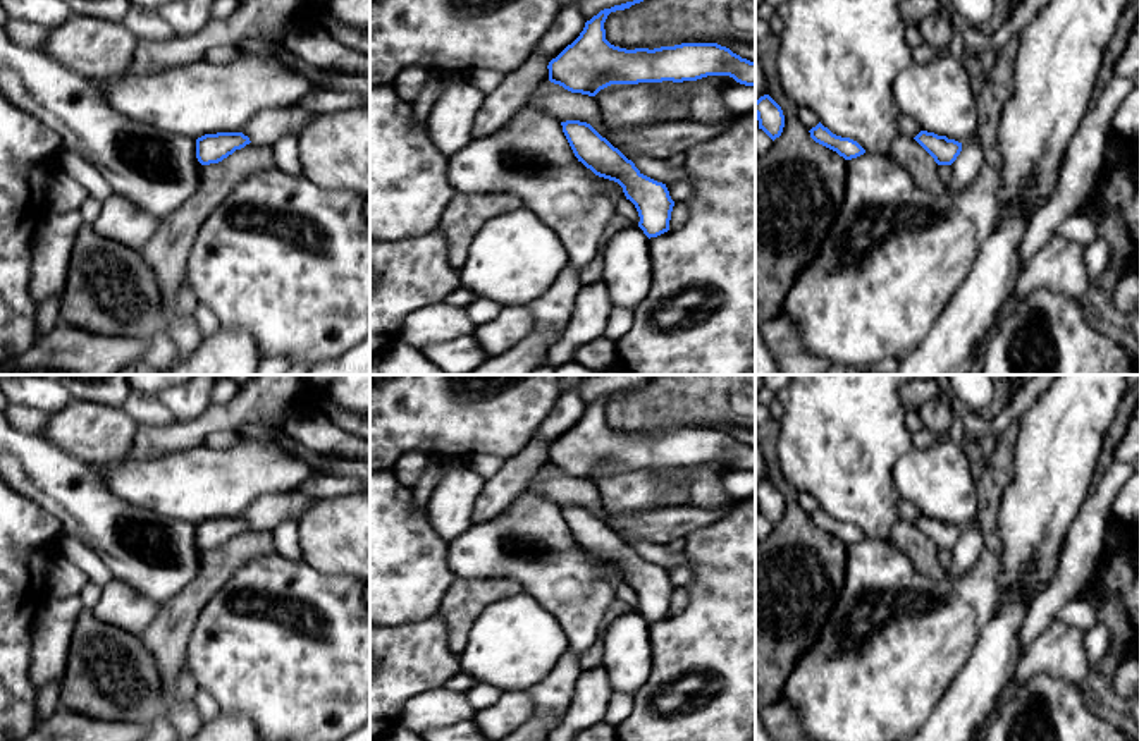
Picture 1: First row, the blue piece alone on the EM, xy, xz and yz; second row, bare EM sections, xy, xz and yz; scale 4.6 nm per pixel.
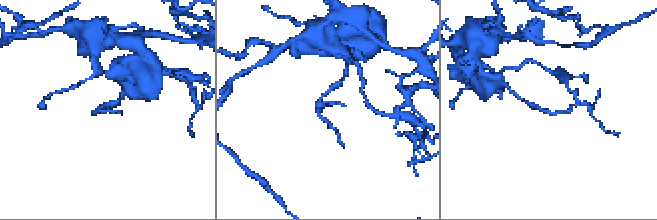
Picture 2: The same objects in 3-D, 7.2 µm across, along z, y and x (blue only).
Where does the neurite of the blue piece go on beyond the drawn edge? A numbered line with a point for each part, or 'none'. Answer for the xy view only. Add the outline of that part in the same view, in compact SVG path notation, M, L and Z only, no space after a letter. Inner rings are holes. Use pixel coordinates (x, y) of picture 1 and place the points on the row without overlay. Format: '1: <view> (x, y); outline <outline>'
none

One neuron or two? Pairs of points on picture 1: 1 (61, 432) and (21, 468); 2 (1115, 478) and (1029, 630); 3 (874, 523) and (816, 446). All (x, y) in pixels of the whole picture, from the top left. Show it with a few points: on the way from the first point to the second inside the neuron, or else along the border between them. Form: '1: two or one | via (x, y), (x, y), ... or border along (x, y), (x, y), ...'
1: two | border along (42, 435), (85, 463)
2: one | via (1093, 516), (1077, 566), (1071, 580), (1058, 592)
3: one | via (871, 504), (835, 465)

